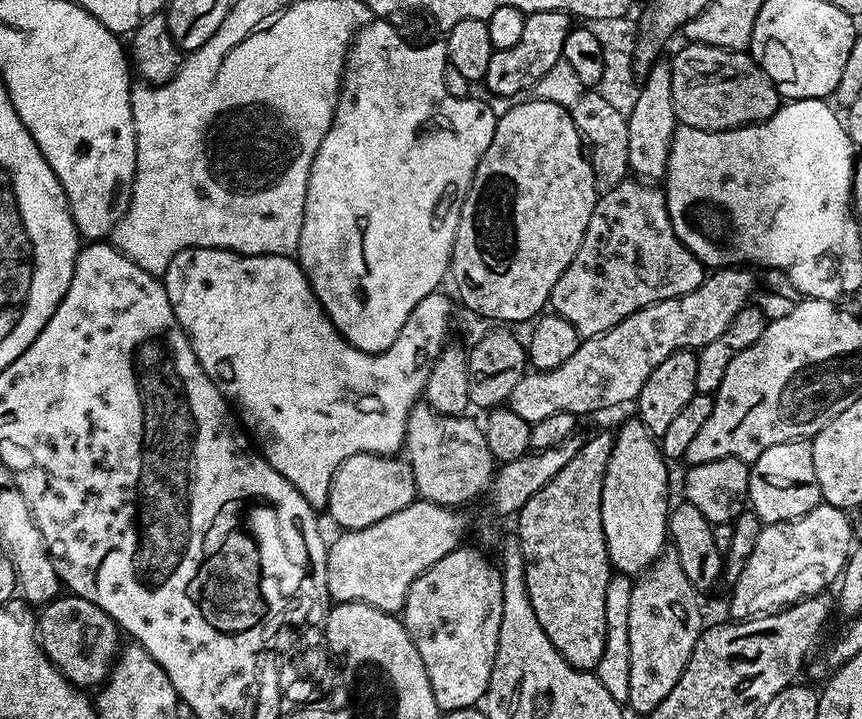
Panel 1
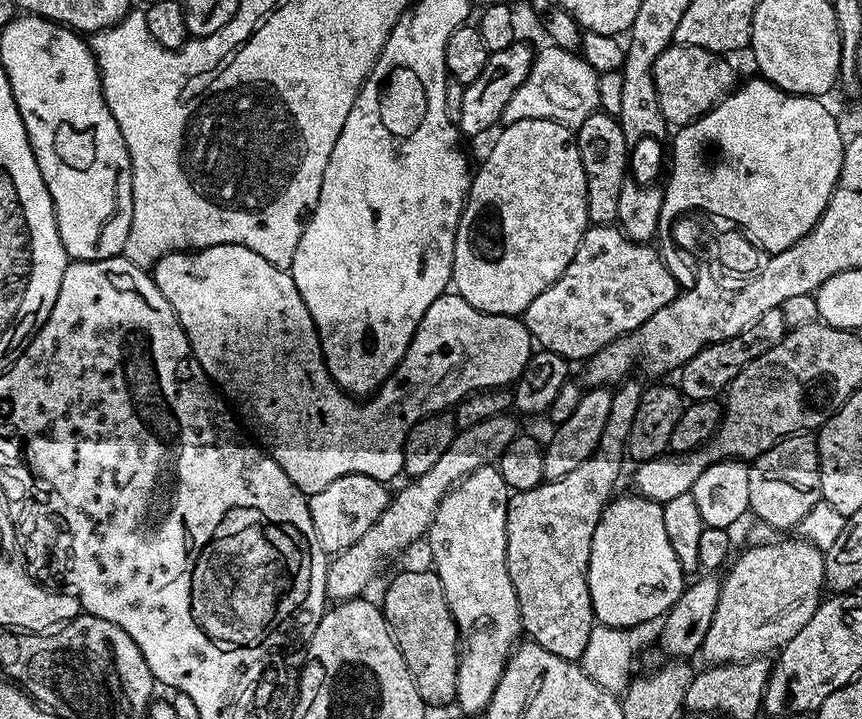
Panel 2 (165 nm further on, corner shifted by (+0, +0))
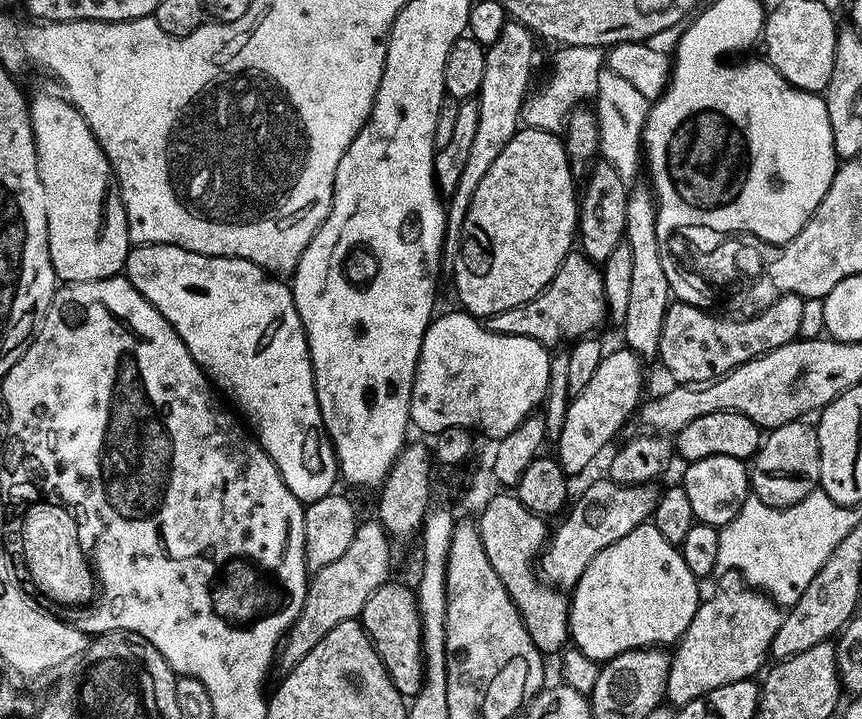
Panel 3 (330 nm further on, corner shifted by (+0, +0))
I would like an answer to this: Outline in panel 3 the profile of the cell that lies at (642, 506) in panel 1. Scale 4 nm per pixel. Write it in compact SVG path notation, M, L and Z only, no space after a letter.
M655 523L640 524L626 538L618 538L602 550L586 566L582 578L570 592L570 640L586 658L607 662L618 654L635 648L672 646L684 635L694 614L700 609L702 595L698 577L690 574L690 566L682 558L679 547L672 544L657 530Z

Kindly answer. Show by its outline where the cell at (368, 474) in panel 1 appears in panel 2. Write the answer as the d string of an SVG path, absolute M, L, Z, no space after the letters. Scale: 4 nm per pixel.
M346 474L342 478L334 478L326 490L318 490L318 494L308 497L310 522L314 522L314 534L318 534L318 546L329 554L345 552L378 518L382 518L382 510L386 510L390 499L389 485L382 480L375 480L366 474Z

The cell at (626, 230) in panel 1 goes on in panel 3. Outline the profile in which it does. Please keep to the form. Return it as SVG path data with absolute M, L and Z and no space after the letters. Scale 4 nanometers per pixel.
M573 250L562 262L562 266L554 274L554 278L532 299L531 302L522 302L522 306L514 306L510 310L502 310L496 316L489 316L486 327L491 332L498 334L514 334L522 338L534 338L545 346L560 346L563 340L575 342L583 340L595 328L600 328L608 320L608 303L604 297L604 273L597 265L593 264L583 251Z

